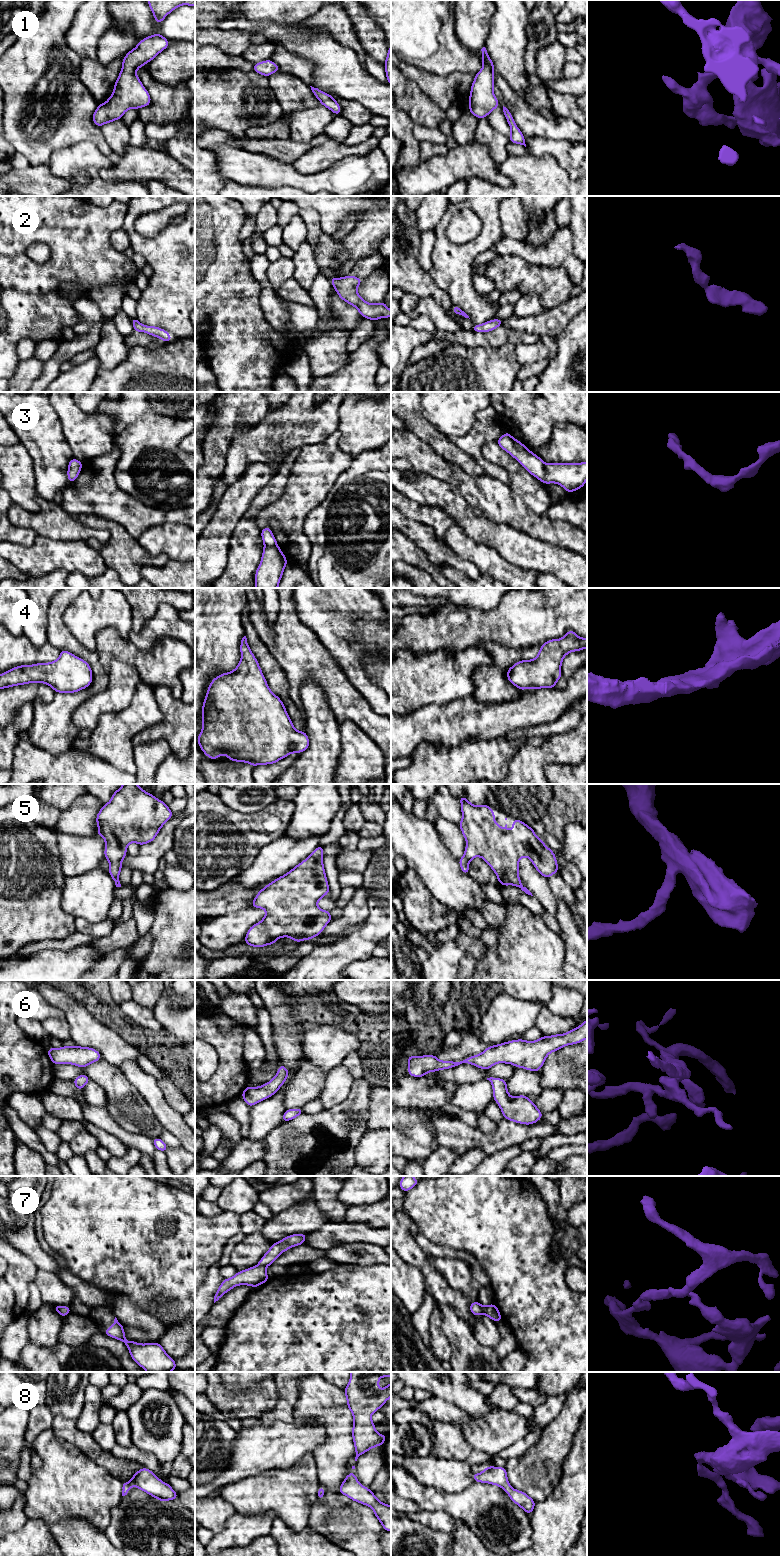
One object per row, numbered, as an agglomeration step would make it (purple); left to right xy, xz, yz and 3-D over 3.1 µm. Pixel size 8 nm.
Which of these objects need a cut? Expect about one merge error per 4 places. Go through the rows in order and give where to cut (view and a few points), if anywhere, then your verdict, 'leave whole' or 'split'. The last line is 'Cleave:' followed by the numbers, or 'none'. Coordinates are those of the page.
1: no cut; leave whole
2: no cut; leave whole
3: no cut; leave whole
4: no cut; leave whole
5: no cut; leave whole
6: no cut; leave whole
7: no cut; leave whole
8: no cut; leave whole
Cleave: none

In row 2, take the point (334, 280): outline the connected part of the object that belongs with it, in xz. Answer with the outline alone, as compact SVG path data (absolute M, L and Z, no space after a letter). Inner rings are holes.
M347 275L342 278L332 277L331 284L338 296L346 303L354 306L361 317L377 321L379 318L391 317L391 310L386 306L385 301L372 304L366 302L357 292L357 287L362 283L361 278Z

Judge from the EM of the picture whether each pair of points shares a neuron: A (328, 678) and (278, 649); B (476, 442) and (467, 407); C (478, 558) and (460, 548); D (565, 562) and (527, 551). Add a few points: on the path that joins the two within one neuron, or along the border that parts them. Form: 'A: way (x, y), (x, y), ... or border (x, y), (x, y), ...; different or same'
A: way (316, 666), (296, 649), (290, 649); same
B: border (487, 407), (476, 413), (466, 433), (451, 436); different
C: way (474, 554), (464, 548); same
D: way (556, 560), (536, 555); same

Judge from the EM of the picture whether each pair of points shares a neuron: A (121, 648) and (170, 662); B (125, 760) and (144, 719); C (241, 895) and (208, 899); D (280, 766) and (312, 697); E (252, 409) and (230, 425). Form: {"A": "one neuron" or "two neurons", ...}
{"A": "one neuron", "B": "one neuron", "C": "one neuron", "D": "two neurons", "E": "one neuron"}

